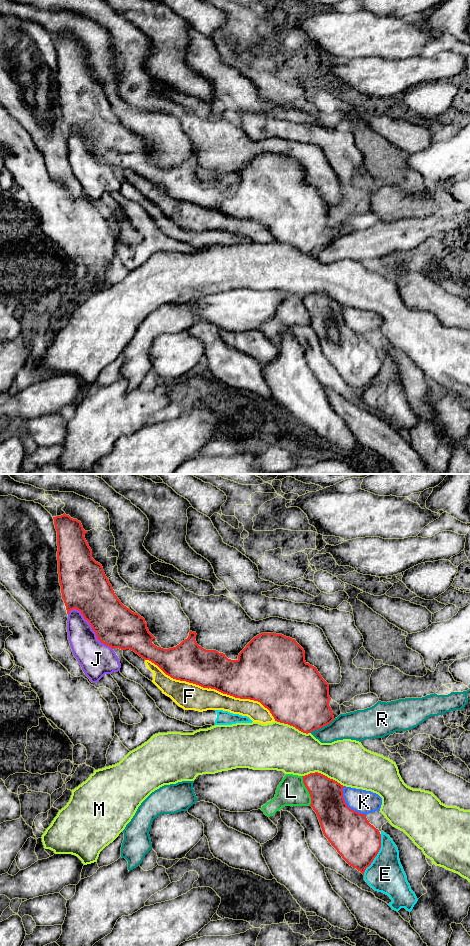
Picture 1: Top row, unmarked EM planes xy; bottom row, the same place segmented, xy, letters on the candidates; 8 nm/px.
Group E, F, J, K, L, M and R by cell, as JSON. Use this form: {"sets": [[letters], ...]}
{"sets": [["E"], ["F"], ["J"], ["K"], ["L"], ["M", "R"]]}

